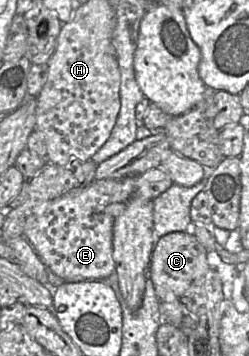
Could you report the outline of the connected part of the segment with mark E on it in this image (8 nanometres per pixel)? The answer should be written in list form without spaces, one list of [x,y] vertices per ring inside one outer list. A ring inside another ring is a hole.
[[[160,168],[137,176],[93,180],[83,188],[70,191],[38,205],[27,219],[23,236],[35,249],[45,266],[65,283],[106,279],[115,270],[113,259],[113,225],[132,196],[154,201],[174,182]]]

